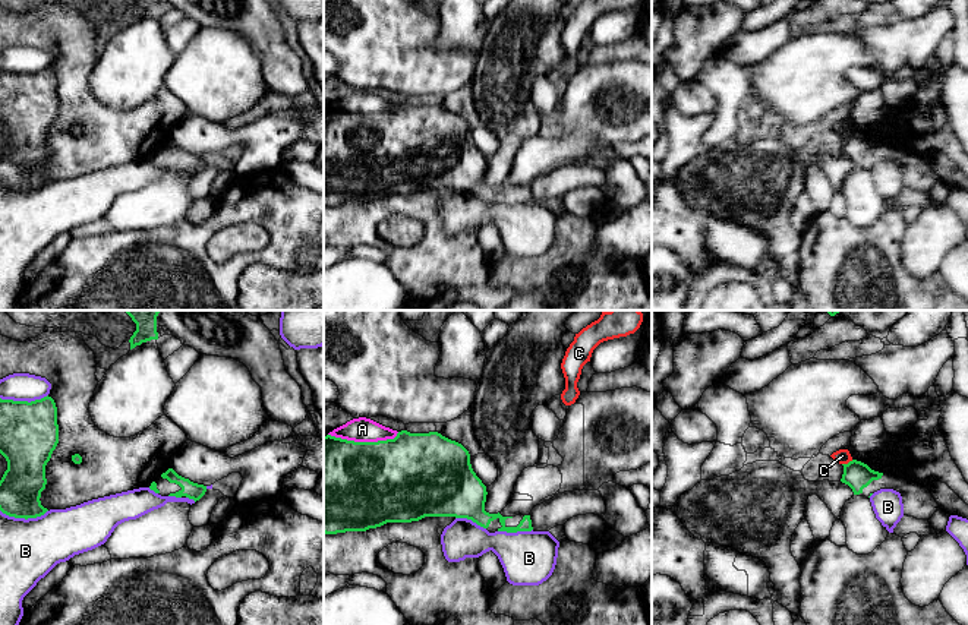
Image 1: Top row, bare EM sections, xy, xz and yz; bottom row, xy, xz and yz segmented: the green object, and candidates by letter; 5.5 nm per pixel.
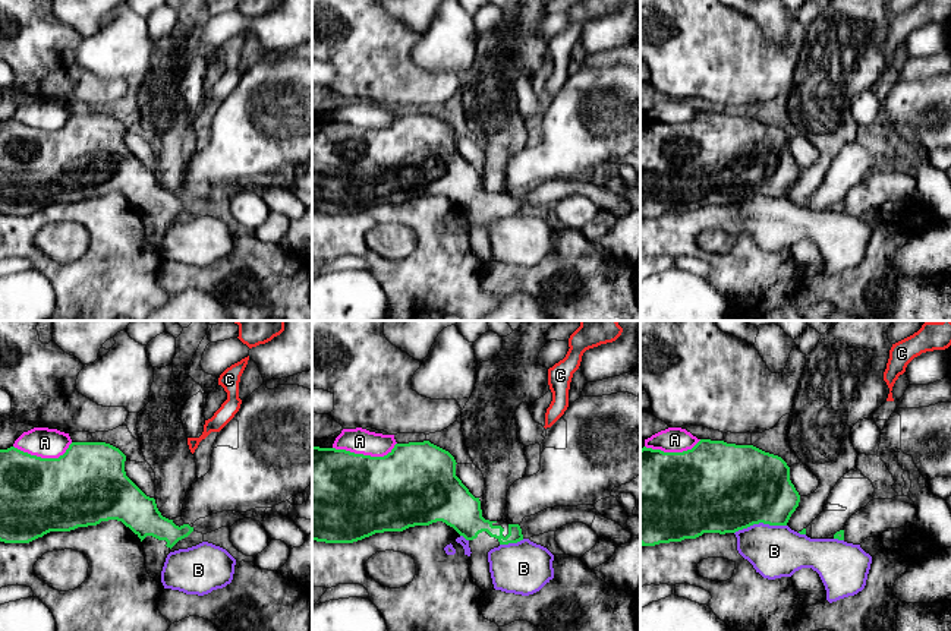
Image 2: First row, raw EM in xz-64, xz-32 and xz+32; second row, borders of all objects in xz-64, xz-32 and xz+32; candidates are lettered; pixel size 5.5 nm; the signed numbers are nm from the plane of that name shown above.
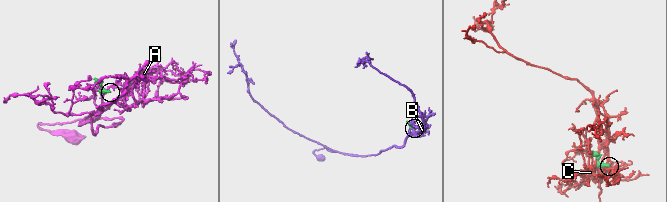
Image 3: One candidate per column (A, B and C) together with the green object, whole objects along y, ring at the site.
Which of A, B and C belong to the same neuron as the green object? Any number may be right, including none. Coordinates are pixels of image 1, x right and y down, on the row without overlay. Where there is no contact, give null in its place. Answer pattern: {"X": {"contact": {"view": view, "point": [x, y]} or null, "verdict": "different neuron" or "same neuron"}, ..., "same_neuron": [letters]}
{"A": {"contact": {"view": "xz", "point": [363, 114]}, "verdict": "different neuron"}, "B": {"contact": {"view": "xy", "point": [24, 73]}, "verdict": "different neuron"}, "C": {"contact": {"view": "yz", "point": [848, 135]}, "verdict": "different neuron"}, "same_neuron": []}

